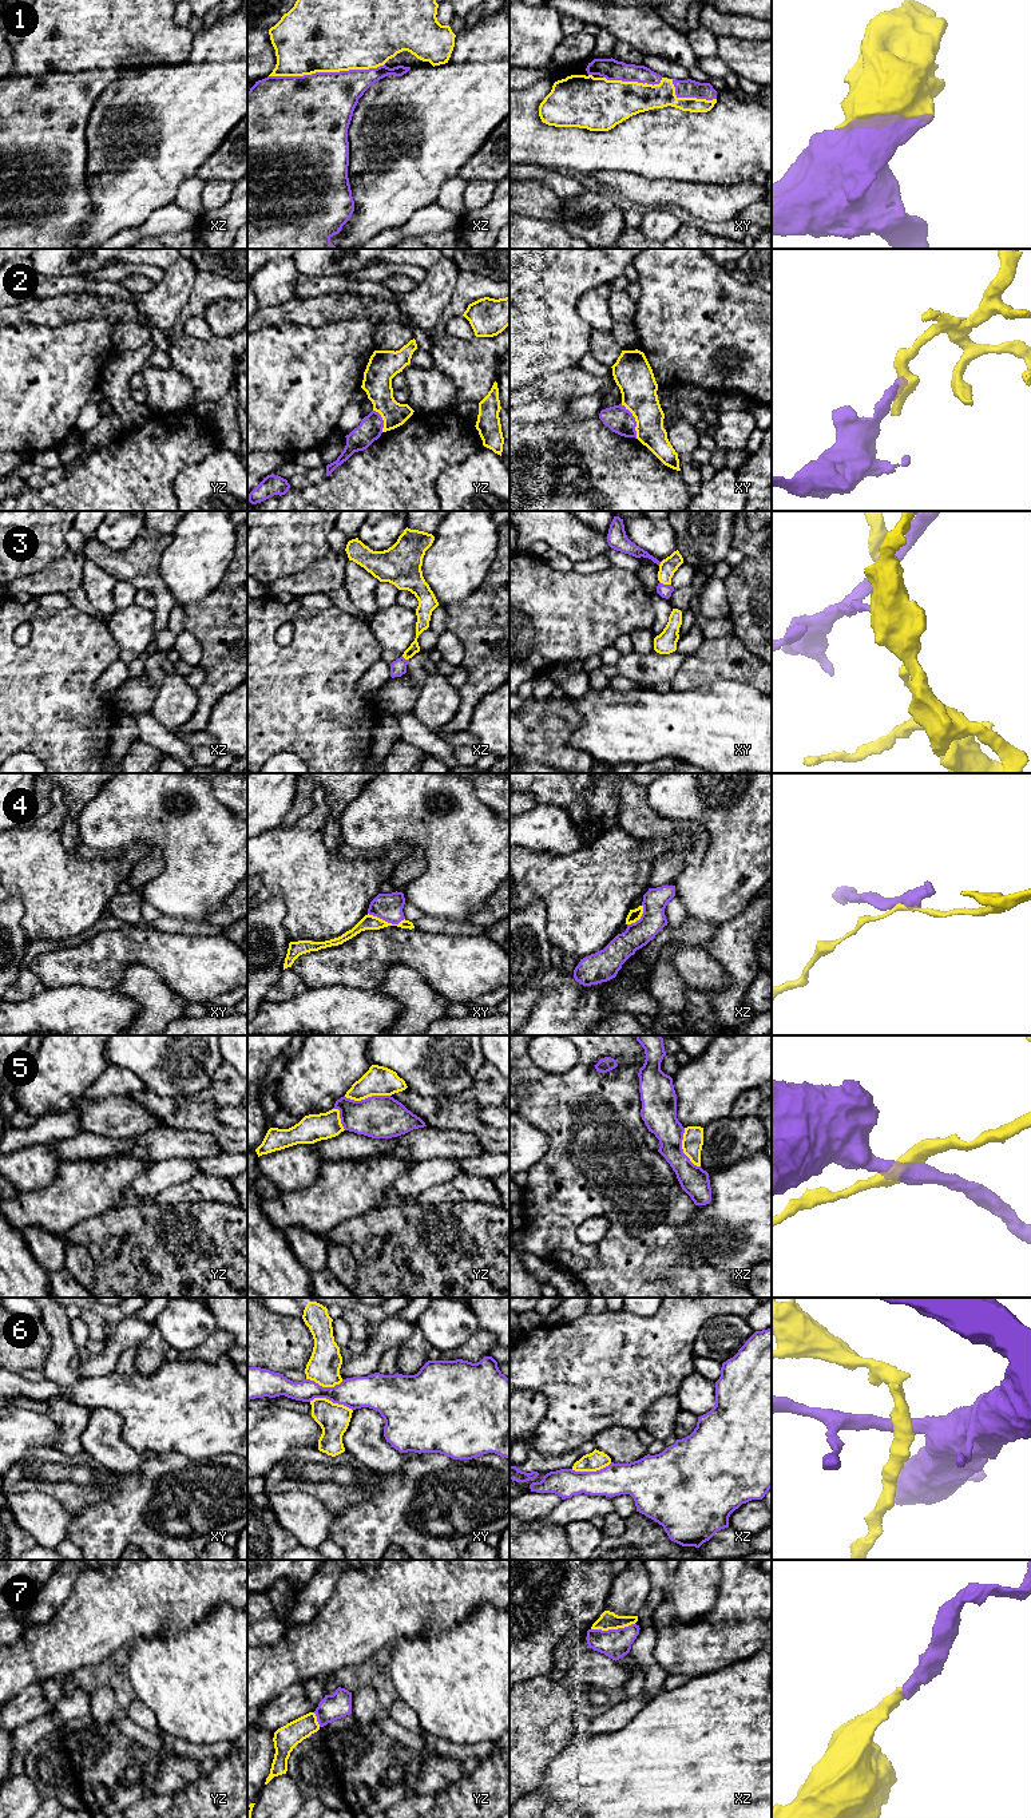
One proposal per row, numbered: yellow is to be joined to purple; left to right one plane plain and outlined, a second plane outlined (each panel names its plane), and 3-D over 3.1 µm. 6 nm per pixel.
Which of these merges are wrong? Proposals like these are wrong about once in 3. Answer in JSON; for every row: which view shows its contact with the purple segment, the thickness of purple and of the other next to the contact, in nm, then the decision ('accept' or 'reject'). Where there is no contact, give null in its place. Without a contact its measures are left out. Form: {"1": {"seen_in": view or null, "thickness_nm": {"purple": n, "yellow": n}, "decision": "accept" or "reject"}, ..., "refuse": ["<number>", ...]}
{"1": {"seen_in": "xz", "thickness_nm": {"purple": 440, "yellow": 440}, "decision": "accept"}, "2": {"seen_in": "xy", "thickness_nm": {"purple": 160, "yellow": 220}, "decision": "reject"}, "3": {"seen_in": "xy", "thickness_nm": {"purple": 80, "yellow": 100}, "decision": "reject"}, "4": {"seen_in": "xy", "thickness_nm": {"purple": 160, "yellow": 90}, "decision": "reject"}, "5": {"seen_in": "yz", "thickness_nm": {"purple": 260, "yellow": 180}, "decision": "reject"}, "6": {"seen_in": "xy", "thickness_nm": {"purple": 190, "yellow": 190}, "decision": "reject"}, "7": {"seen_in": "xz", "thickness_nm": {"purple": 180, "yellow": 110}, "decision": "accept"}, "refuse": ["2", "3", "4", "5", "6"]}

